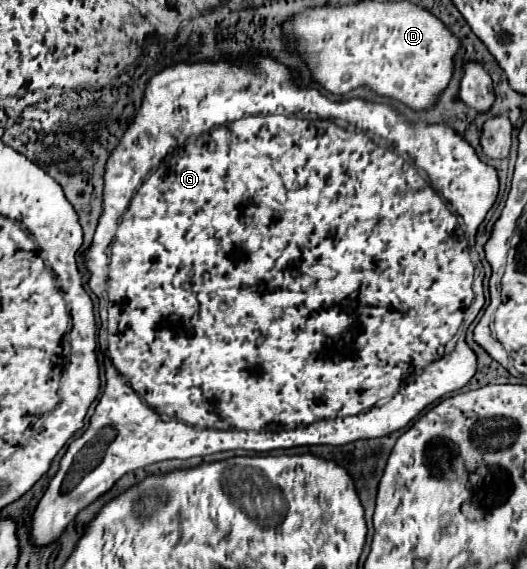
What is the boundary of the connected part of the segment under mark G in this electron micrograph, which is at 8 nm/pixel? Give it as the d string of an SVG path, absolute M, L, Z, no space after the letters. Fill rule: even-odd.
M251 47L245 57L241 55L227 55L227 51L219 51L219 55L215 59L195 59L195 61L177 61L177 63L171 63L169 67L157 71L157 75L151 75L151 79L147 81L145 85L145 97L143 97L143 105L141 109L129 119L129 125L125 129L125 133L121 135L117 147L109 153L109 159L105 163L105 175L103 175L103 211L101 211L101 217L99 217L99 225L95 229L95 235L93 235L93 241L91 245L83 251L83 259L85 259L85 265L90 278L88 286L97 297L102 297L105 294L107 297L107 313L109 313L109 323L107 323L107 351L109 351L109 357L111 362L106 362L106 377L105 377L105 391L95 407L95 413L89 421L89 427L79 435L75 437L65 455L61 457L61 465L59 465L59 471L55 473L55 477L51 479L43 499L39 501L33 517L33 543L37 545L47 545L51 541L55 541L63 529L77 517L77 513L81 509L85 509L89 503L97 501L105 491L109 491L113 487L113 483L129 473L129 471L135 471L135 469L141 469L141 467L147 467L151 463L159 463L159 461L167 461L167 459L191 459L191 457L205 457L205 455L211 455L211 453L219 453L219 451L237 451L237 449L245 449L245 451L259 451L259 453L265 453L265 451L273 451L273 449L289 449L289 447L299 447L299 445L347 445L347 443L353 443L353 441L359 441L359 439L375 439L375 437L383 437L383 435L389 435L397 429L403 429L407 427L407 423L411 419L415 419L425 407L429 407L433 401L465 387L473 375L477 373L477 355L475 351L465 343L465 329L468 329L469 325L474 321L477 313L481 310L485 303L483 279L484 269L481 263L473 263L471 261L471 249L469 239L475 237L477 233L477 227L483 223L485 215L489 213L489 209L493 207L495 199L497 199L497 193L499 193L499 177L497 177L497 169L489 163L483 163L475 149L461 139L461 135L457 131L453 131L453 127L449 125L423 125L423 123L409 123L407 117L403 113L399 113L393 105L389 103L371 103L371 101L365 101L365 99L347 99L347 101L329 101L325 95L321 95L317 89L305 89L299 85L299 69L295 67L289 67L289 65L283 65L279 63L275 57L271 57L269 53L261 53L261 49L257 47ZM427 179L431 181L431 185L437 189L439 195L435 195L431 191L431 187L427 187ZM457 333L457 341L453 347L449 347L449 351L443 351L445 345L453 339L453 335ZM105 429L113 429L113 439L107 441L105 439Z

